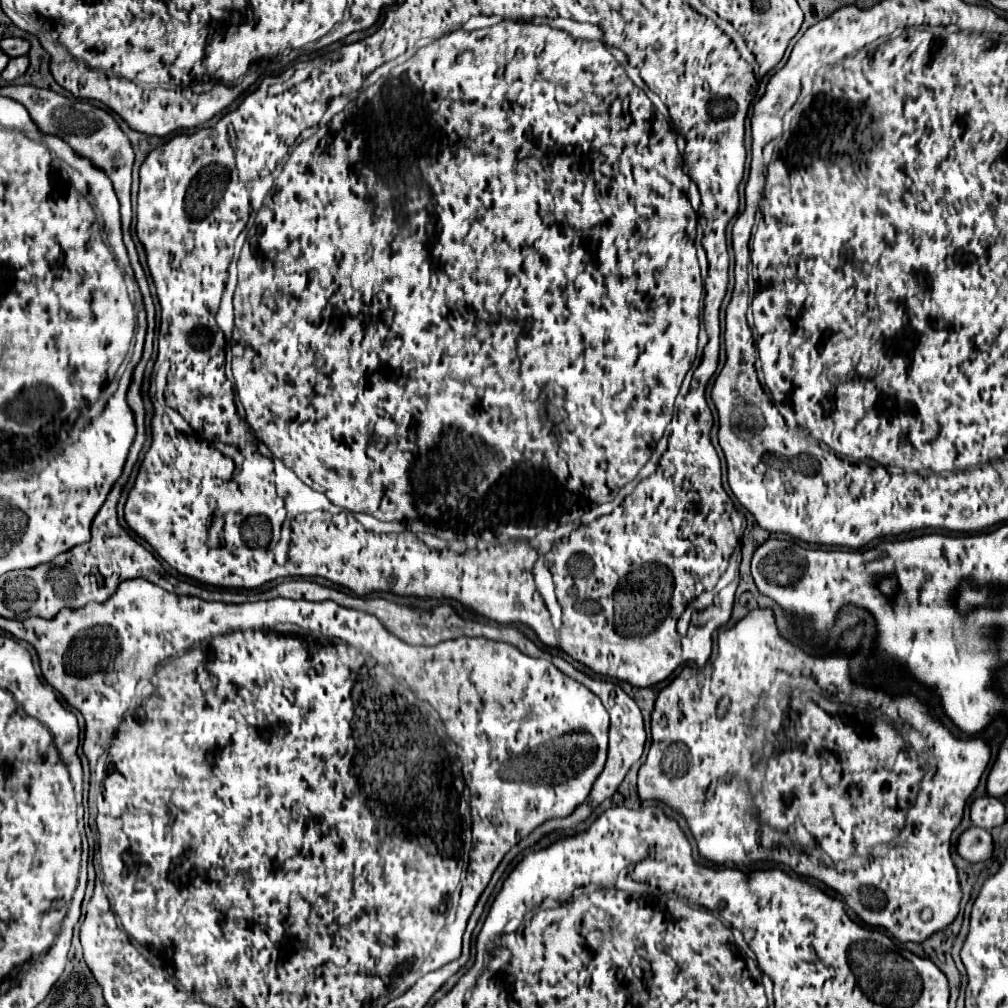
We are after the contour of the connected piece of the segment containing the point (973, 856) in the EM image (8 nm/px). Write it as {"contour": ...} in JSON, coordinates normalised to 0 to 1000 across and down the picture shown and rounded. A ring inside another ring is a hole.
{"contour":[[[962,820],[958,822],[952,830],[950,830],[950,836],[948,836],[948,844],[954,852],[958,854],[976,854],[984,848],[984,830],[978,822],[972,822],[972,820]]]}

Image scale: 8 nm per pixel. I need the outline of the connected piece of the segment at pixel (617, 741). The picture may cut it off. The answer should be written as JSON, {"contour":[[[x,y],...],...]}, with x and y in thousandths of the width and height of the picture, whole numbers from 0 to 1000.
{"contour":[[[548,650],[548,658],[550,658],[558,668],[569,672],[569,674],[575,676],[579,682],[583,682],[589,689],[595,691],[597,699],[601,701],[601,705],[603,705],[603,709],[605,709],[605,741],[603,741],[603,753],[601,753],[599,765],[597,765],[595,771],[589,775],[587,785],[585,785],[585,789],[581,791],[581,795],[579,795],[577,799],[573,799],[573,801],[569,803],[567,809],[563,809],[563,811],[560,811],[560,813],[546,813],[546,814],[542,814],[540,818],[536,818],[532,824],[528,824],[528,826],[526,826],[522,832],[518,832],[518,836],[516,836],[516,838],[522,838],[522,840],[530,838],[538,828],[542,828],[542,826],[548,824],[548,822],[565,822],[565,820],[571,820],[573,816],[577,816],[599,793],[603,793],[603,791],[607,791],[607,789],[611,787],[611,783],[613,783],[613,779],[617,777],[617,773],[619,773],[619,769],[623,767],[623,763],[637,751],[639,737],[641,737],[641,725],[639,725],[639,717],[637,717],[637,707],[635,707],[633,699],[629,697],[629,693],[623,691],[623,689],[617,686],[615,680],[605,678],[605,676],[585,674],[583,670],[571,666],[565,658],[562,658],[560,654],[556,654],[556,652],[552,652],[552,650]]]}

